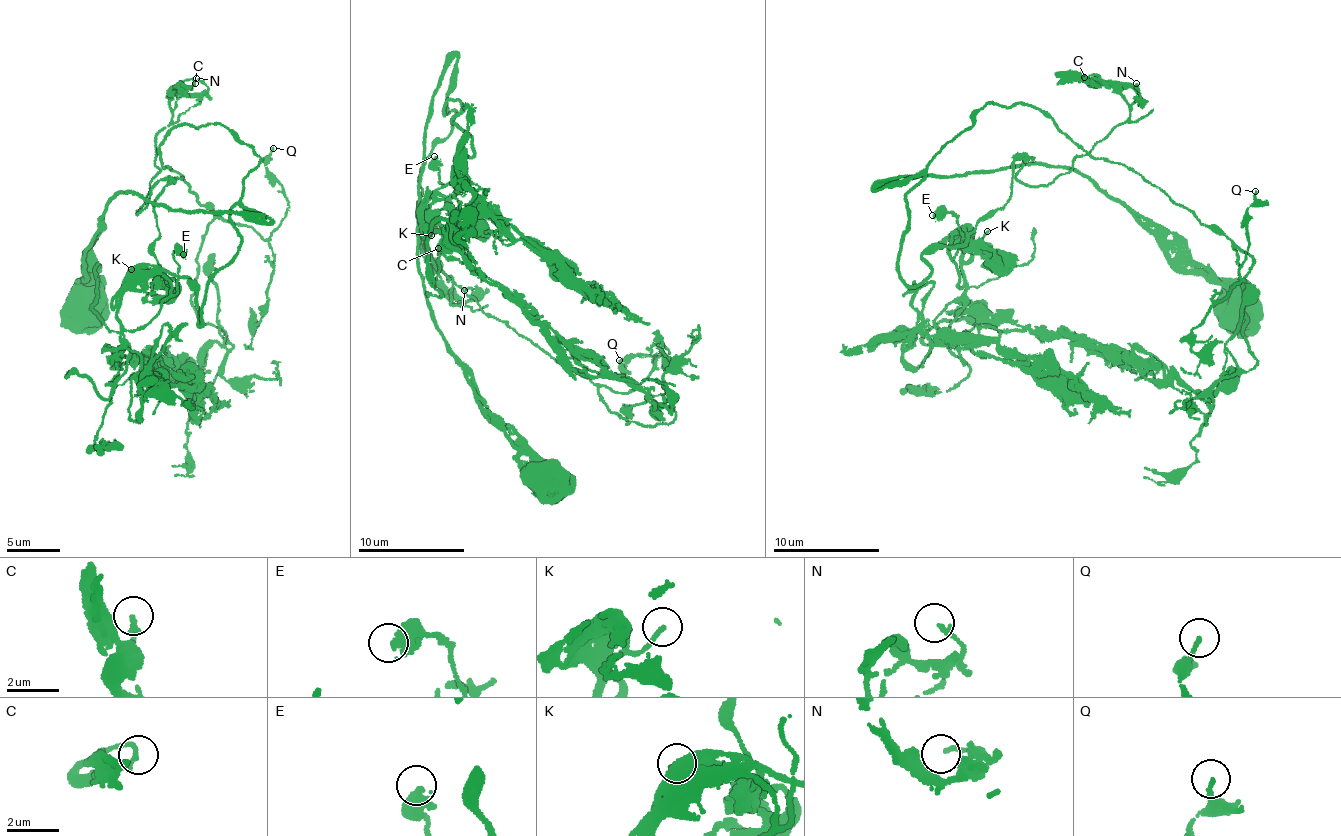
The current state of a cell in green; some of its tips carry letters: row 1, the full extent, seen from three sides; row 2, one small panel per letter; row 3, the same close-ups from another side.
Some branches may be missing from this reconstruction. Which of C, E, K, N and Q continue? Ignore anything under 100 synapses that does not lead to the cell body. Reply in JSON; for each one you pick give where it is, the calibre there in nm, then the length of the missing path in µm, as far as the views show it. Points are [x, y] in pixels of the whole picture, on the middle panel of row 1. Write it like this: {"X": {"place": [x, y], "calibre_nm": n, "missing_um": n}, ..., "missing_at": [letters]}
{"K": {"place": [431, 235], "calibre_nm": 180, "missing_um": 35}, "missing_at": ["K"]}

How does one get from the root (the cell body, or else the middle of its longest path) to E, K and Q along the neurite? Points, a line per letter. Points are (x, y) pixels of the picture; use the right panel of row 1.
E: (1233, 305), (1069, 169), (880, 182), (923, 176), (898, 256), (911, 286), (964, 243), (932, 215)
K: (1233, 305), (1069, 169), (876, 191), (923, 176), (898, 256), (911, 286), (926, 254), (987, 231)
Q: (1233, 305), (1069, 169), (876, 191), (992, 101), (1143, 176), (1252, 257), (1242, 278), (1255, 191)

